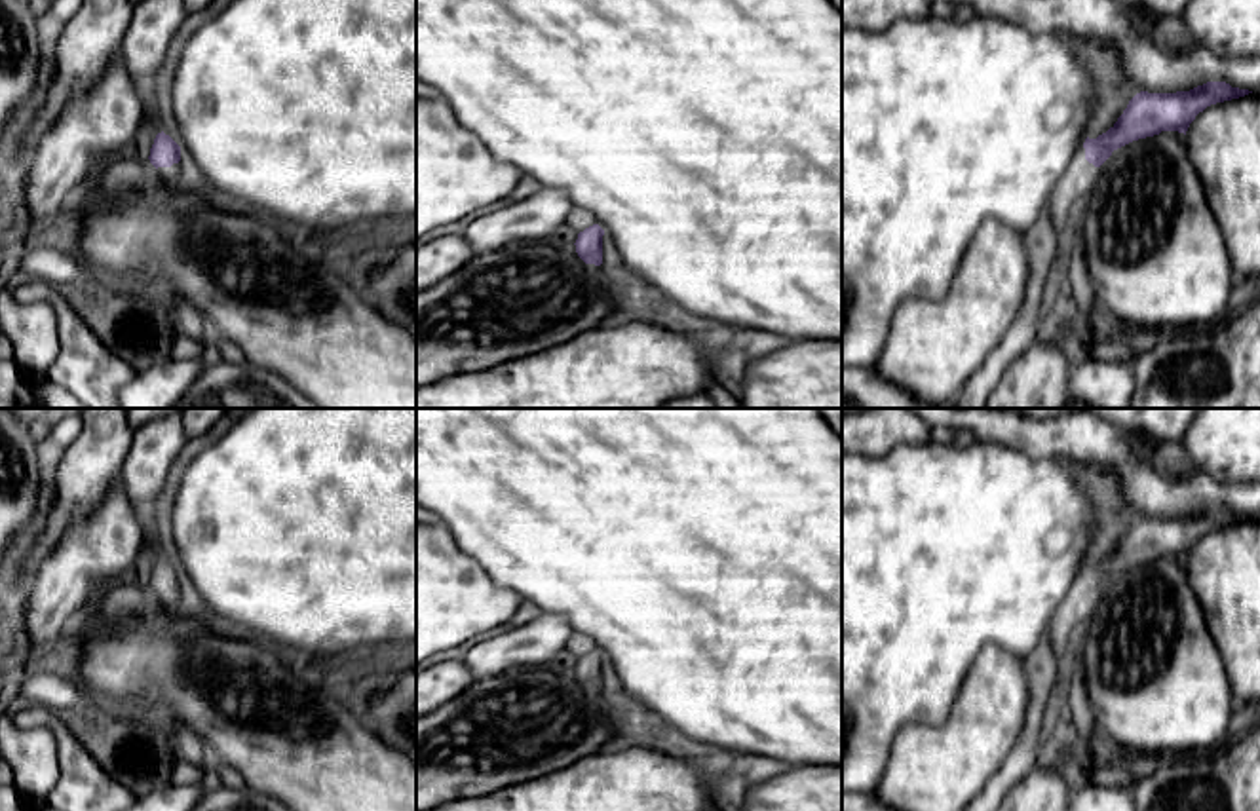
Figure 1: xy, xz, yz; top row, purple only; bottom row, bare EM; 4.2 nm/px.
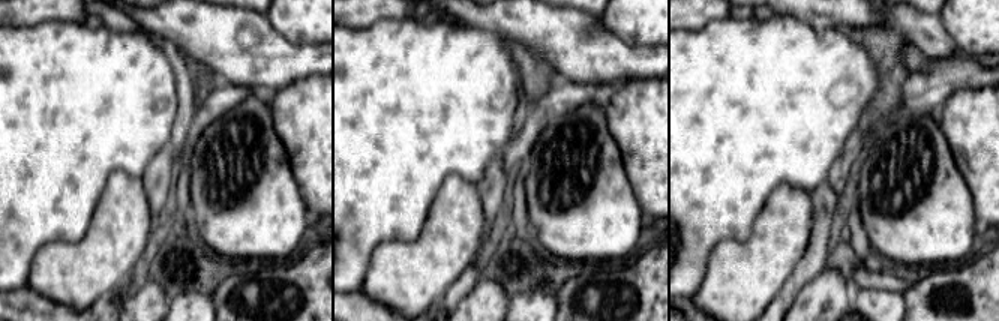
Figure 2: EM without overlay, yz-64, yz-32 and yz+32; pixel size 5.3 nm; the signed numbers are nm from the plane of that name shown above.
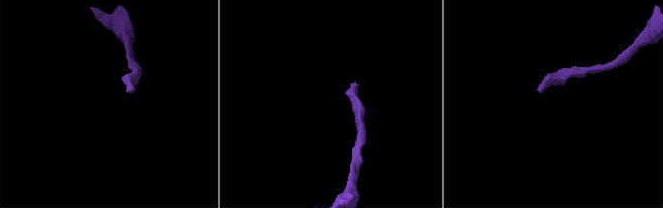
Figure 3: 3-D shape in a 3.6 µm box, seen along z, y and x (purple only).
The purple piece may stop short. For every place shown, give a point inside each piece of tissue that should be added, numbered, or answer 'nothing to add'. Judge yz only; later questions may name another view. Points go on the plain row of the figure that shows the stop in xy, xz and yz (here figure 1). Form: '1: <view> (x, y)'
1: yz (1072, 614)

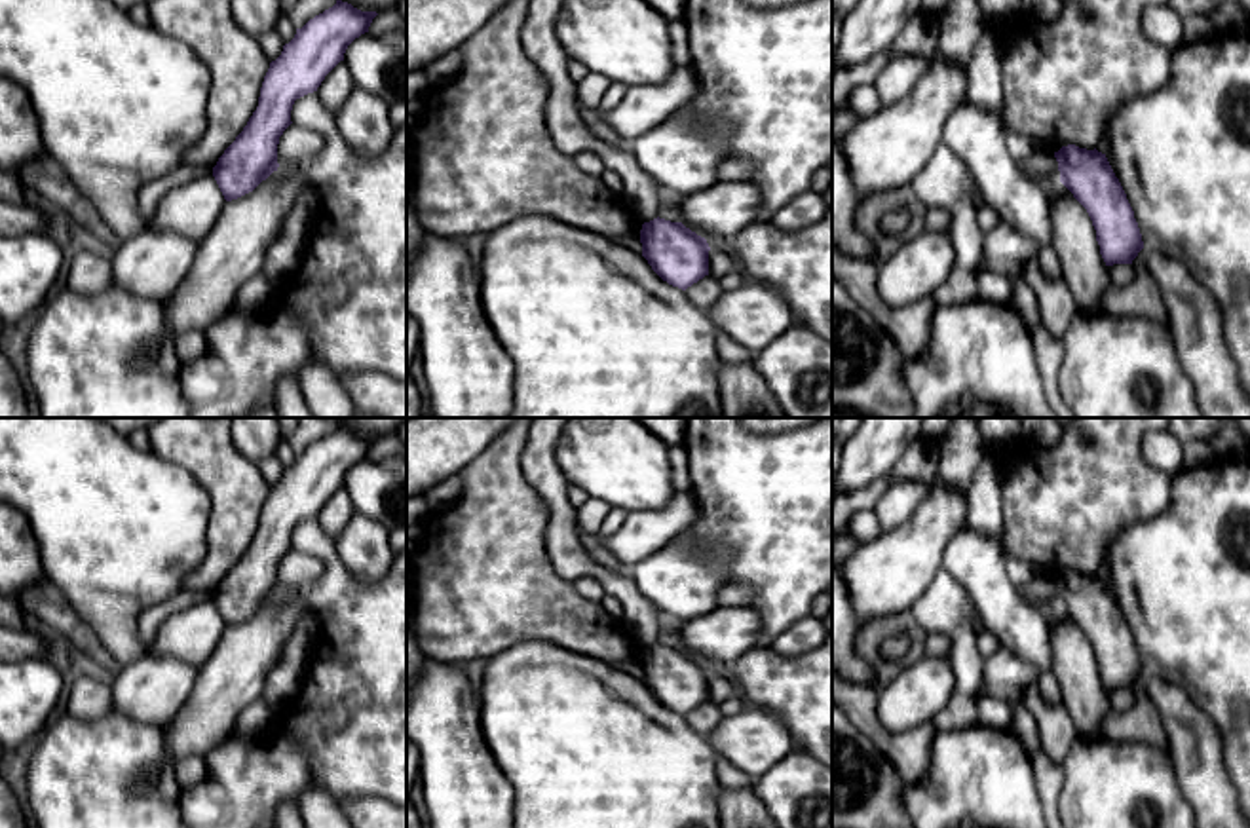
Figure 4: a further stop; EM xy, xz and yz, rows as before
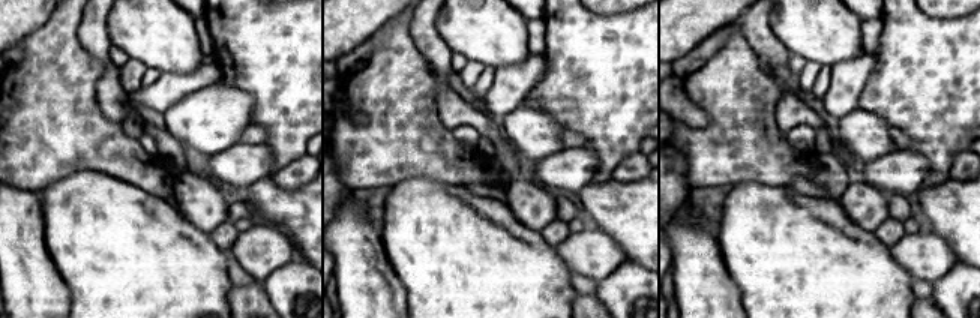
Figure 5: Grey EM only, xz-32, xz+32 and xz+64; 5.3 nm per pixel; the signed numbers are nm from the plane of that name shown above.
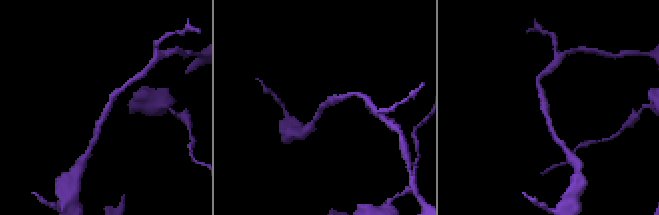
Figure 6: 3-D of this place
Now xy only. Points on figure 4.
nothing to add

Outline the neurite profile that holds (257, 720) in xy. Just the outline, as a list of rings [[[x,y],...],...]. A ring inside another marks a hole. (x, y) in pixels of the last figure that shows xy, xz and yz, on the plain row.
[[[256,699],[239,712],[236,729],[249,739],[262,739],[272,735],[275,720],[268,705]]]

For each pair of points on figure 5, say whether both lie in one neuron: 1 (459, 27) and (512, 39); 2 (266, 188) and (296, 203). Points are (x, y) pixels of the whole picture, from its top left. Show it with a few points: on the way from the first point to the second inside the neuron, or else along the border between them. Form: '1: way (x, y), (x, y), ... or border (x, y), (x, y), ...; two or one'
1: way (473, 27), (485, 27), (499, 36); one
2: way (273, 195), (281, 203), (288, 203); one

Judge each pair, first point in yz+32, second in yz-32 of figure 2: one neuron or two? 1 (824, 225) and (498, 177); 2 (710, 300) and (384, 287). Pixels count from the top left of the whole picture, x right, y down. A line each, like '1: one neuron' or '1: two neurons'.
1: one neuron
2: one neuron

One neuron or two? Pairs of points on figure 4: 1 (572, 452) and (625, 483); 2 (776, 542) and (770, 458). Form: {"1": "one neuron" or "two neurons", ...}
{"1": "one neuron", "2": "one neuron"}

